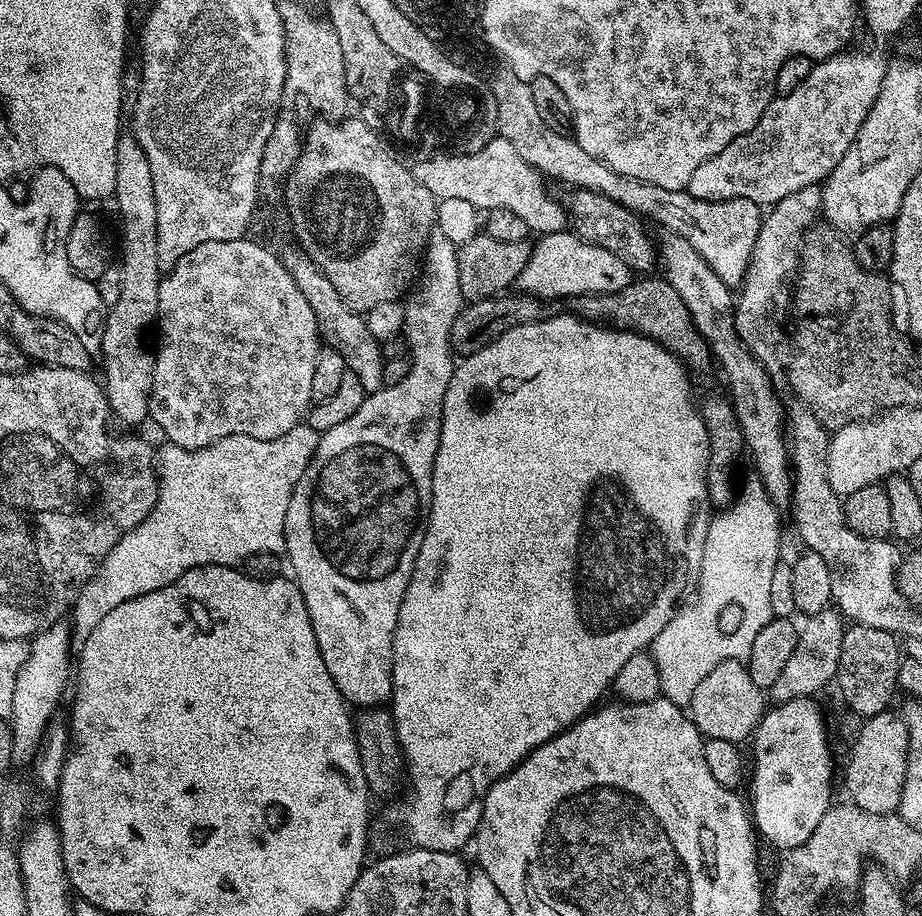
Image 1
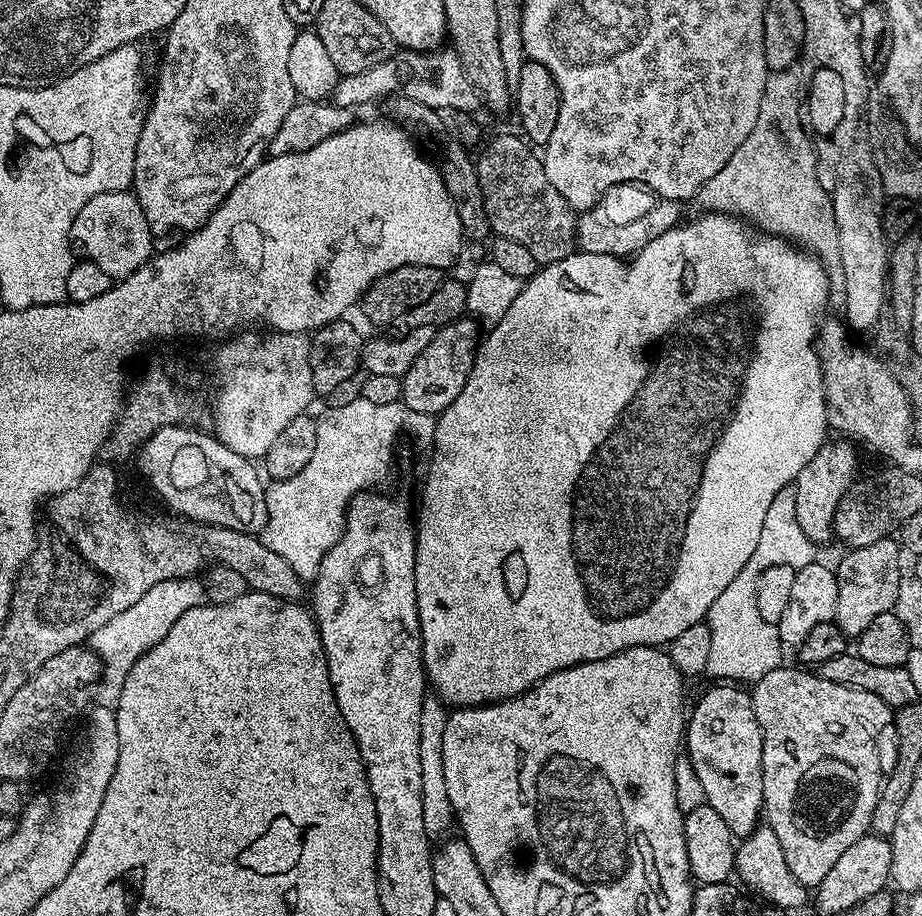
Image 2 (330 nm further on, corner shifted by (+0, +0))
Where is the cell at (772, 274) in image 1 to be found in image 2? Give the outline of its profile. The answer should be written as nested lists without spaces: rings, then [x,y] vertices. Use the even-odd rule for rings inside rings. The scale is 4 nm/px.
[[[836,438],[833,444],[832,441],[826,442],[818,450],[818,454],[814,454],[814,458],[810,458],[806,466],[802,466],[795,478],[794,510],[798,514],[798,526],[802,526],[802,534],[806,534],[806,538],[810,538],[817,546],[823,546],[828,539],[833,539],[834,514],[857,479],[856,456],[852,453],[851,446],[853,447],[844,438]]]

